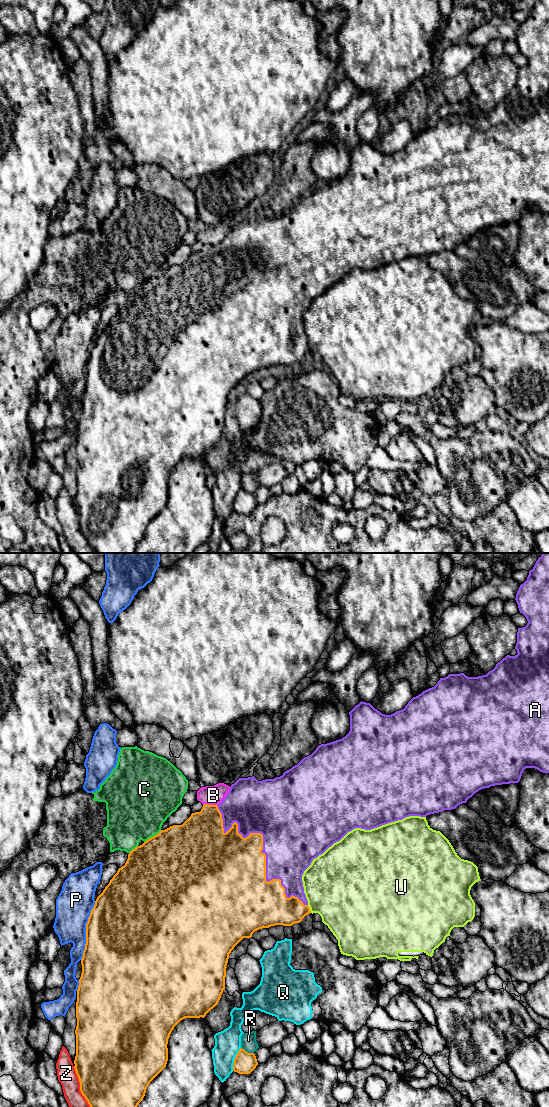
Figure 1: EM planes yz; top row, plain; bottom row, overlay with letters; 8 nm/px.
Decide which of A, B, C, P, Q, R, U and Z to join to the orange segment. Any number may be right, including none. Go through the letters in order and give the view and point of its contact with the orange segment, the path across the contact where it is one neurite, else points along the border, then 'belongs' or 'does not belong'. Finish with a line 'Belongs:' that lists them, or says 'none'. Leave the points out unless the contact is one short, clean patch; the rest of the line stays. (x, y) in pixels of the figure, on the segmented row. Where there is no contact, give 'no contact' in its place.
A: yz (262, 847) | belongs
B: yz (208, 804) | does not belong
C: yz (153, 836) | does not belong
P: yz (86, 930) | does not belong
Q: yz (234, 1059) | along yz (240, 1047), (234, 1059), (232, 1070) | does not belong
R: yz (247, 1052) | does not belong
U: yz (309, 909) | does not belong
Z: yz (80, 1086) | does not belong
Belongs: A

